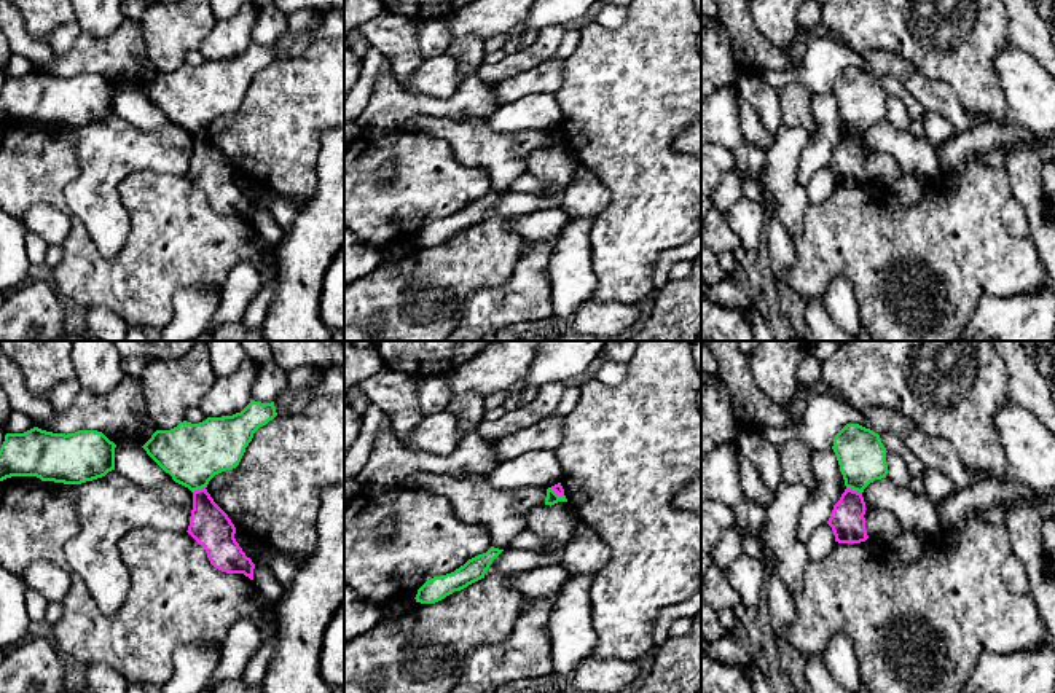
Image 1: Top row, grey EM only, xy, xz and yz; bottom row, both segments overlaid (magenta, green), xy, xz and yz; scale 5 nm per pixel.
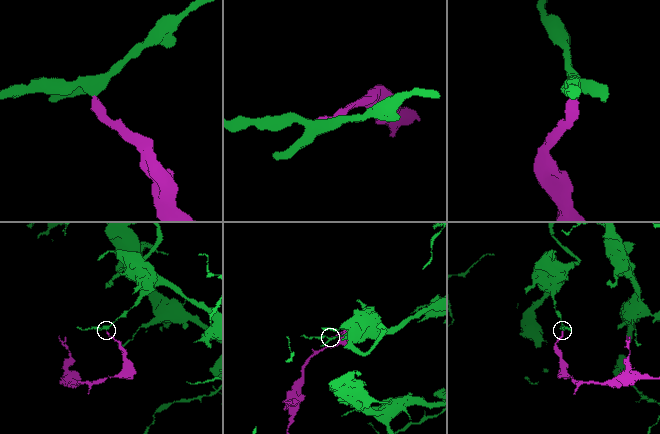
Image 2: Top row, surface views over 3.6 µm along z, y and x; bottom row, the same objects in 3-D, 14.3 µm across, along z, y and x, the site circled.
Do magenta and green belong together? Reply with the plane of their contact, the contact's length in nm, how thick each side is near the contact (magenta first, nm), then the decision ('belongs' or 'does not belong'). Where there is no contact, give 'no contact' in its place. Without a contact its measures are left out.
yz | 90 nm | 180/240 nm | does not belong

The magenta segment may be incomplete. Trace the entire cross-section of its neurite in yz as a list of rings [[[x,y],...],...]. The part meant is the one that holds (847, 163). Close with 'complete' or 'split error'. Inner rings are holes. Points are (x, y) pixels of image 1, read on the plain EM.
[[[845,132],[833,148],[827,167],[832,170],[835,185],[861,186],[869,182],[865,174],[865,145],[862,135]]] | complete

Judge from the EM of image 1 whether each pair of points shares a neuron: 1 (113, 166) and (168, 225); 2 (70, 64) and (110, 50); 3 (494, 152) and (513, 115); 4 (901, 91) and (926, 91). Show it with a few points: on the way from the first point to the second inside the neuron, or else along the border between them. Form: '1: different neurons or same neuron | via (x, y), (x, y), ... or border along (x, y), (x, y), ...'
1: different neurons | border along (160, 172), (134, 171), (120, 182), (126, 214)
2: same neuron | via (80, 59), (101, 56)
3: different neurons | border along (486, 118), (499, 131), (544, 131)
4: different neurons | border along (878, 77), (893, 74), (928, 110)

